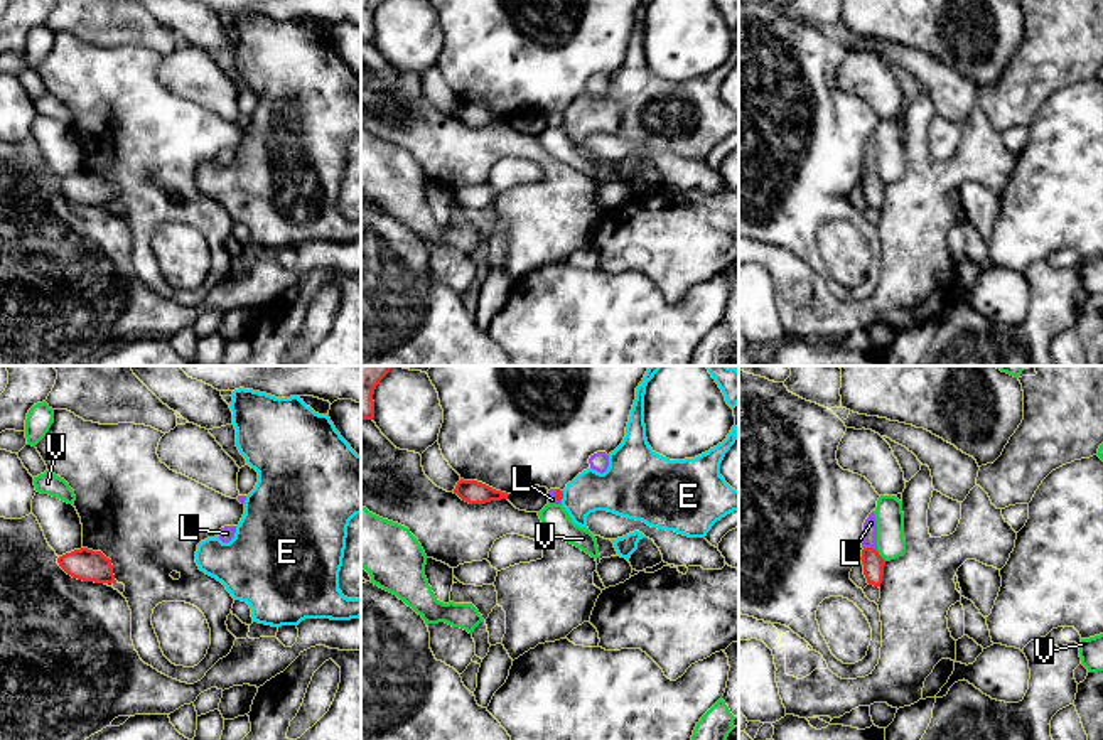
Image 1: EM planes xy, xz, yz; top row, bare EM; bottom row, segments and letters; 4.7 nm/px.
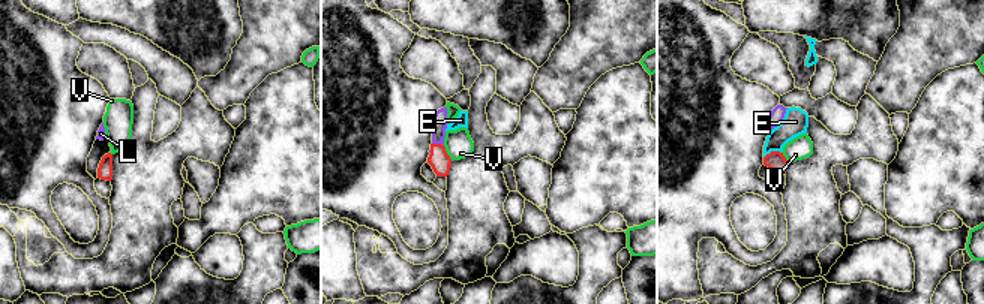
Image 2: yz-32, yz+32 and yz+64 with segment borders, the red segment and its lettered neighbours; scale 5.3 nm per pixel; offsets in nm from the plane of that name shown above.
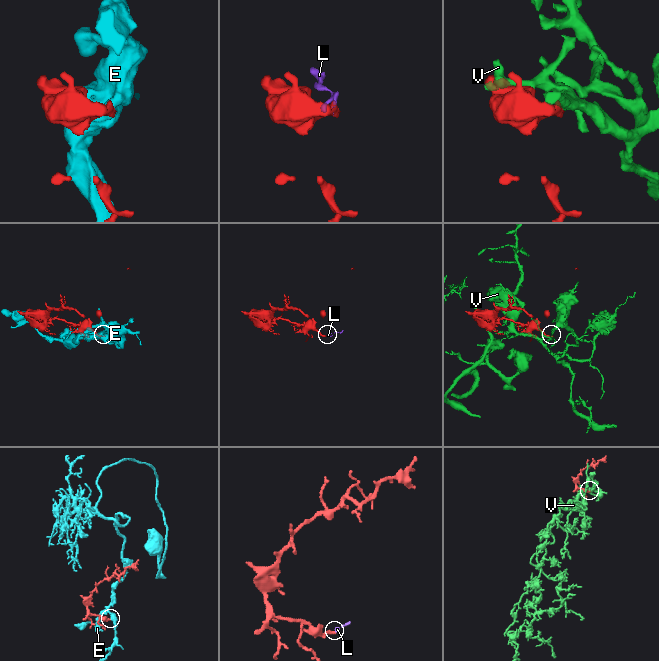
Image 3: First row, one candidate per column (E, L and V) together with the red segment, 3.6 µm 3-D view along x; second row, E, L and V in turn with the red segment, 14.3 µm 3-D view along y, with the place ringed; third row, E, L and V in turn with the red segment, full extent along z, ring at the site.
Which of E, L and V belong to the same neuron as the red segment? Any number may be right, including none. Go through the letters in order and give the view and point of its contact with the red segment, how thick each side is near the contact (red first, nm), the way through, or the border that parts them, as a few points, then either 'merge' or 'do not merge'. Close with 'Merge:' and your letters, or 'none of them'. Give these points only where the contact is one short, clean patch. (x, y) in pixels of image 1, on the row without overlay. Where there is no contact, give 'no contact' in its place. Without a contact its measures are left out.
E: contact xz (562, 120); calibres 40 and 200 nm; do not merge
L: contact yz (871, 171); calibres 100 and 60 nm; way yz (872, 184), (871, 171), (871, 145); merge
V: contact yz (879, 177); calibres 100 and 140 nm; do not merge
Merge: L

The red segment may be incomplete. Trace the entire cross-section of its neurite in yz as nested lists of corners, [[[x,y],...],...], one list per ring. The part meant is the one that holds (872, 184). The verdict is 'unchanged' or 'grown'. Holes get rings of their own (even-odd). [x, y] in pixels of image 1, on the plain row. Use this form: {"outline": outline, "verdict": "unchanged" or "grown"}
{"outline": [[[874,133],[864,145],[862,187],[869,207],[880,209],[885,182],[877,174],[877,142]]], "verdict": "grown"}

